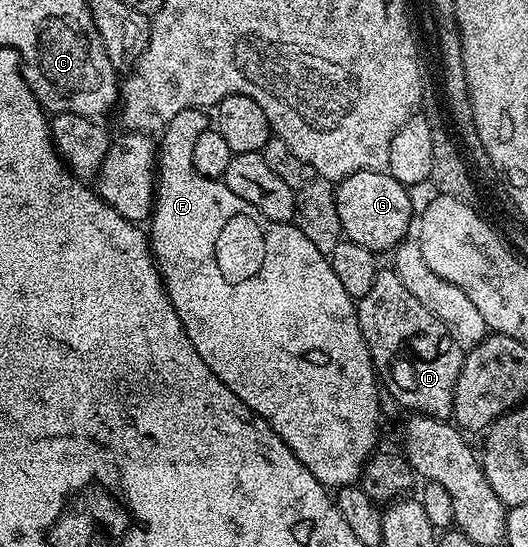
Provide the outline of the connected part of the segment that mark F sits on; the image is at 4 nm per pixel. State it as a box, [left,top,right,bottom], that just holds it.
[149,109,381,489]

